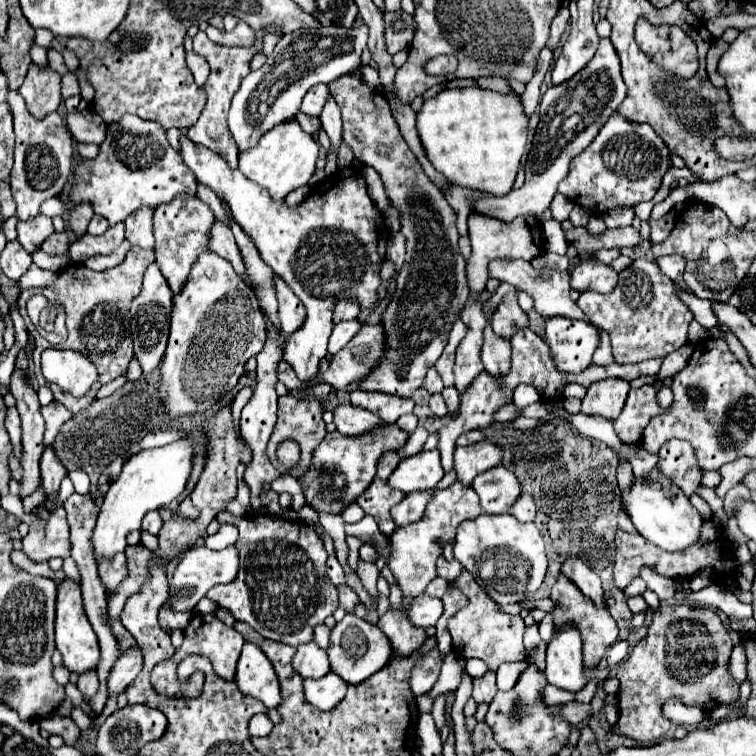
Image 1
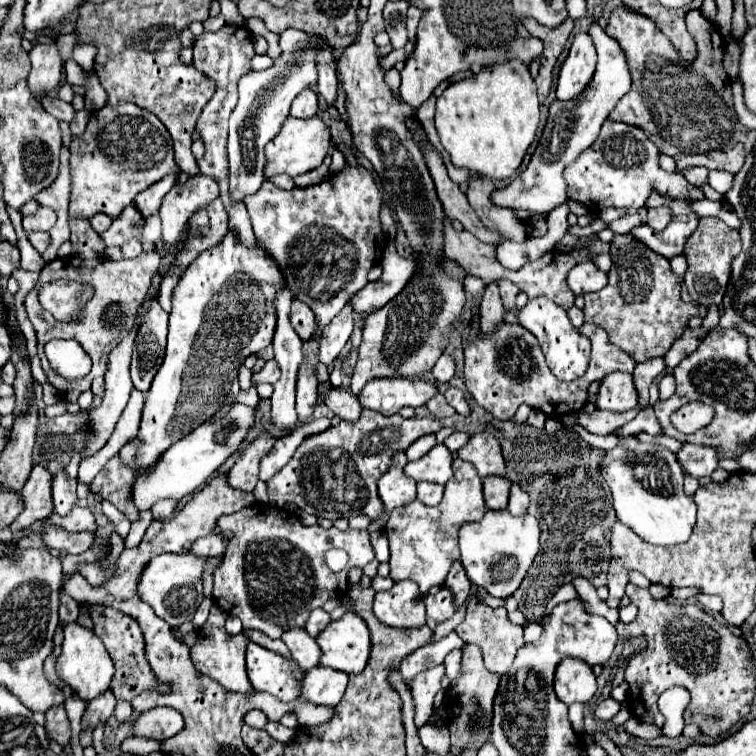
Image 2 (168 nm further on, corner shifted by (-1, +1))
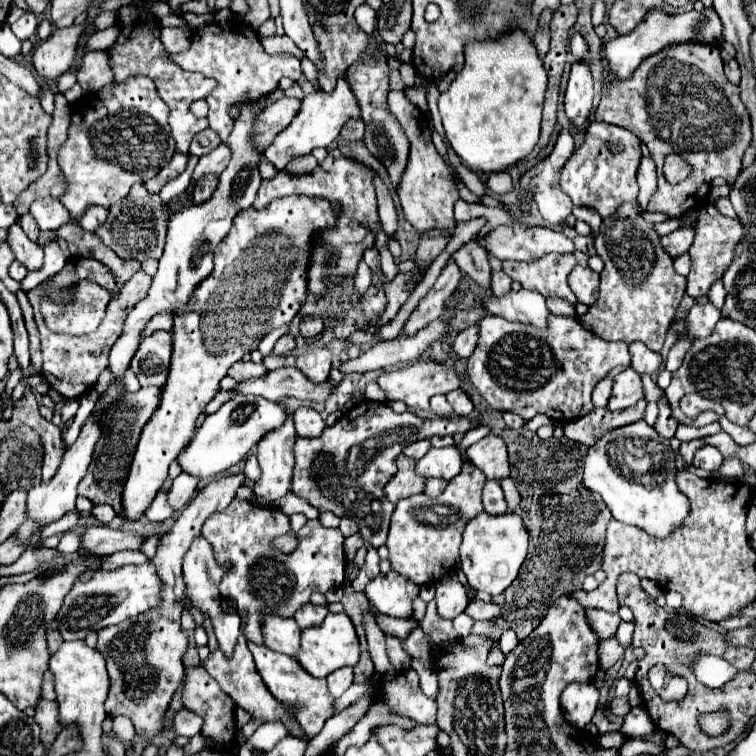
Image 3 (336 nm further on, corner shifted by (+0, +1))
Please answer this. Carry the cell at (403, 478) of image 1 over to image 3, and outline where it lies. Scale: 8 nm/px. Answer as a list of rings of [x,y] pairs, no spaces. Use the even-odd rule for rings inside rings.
[[[456,446],[450,448],[438,448],[430,450],[424,458],[416,462],[416,472],[424,478],[442,478],[452,480],[452,476],[460,474],[464,460]]]

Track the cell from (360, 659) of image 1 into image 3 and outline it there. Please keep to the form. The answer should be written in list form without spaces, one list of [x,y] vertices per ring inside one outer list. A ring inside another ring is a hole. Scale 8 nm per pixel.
[[[342,612],[342,614],[332,614],[324,618],[322,624],[304,628],[302,630],[302,642],[300,642],[300,652],[296,654],[298,664],[310,672],[314,678],[326,678],[330,672],[342,668],[342,666],[354,666],[360,656],[360,644],[358,636],[354,632],[352,620]]]

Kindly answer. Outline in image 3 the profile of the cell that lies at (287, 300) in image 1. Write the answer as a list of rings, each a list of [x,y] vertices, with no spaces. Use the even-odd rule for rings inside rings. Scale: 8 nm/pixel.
[[[304,316],[300,322],[300,334],[304,338],[314,338],[322,334],[322,330],[324,330],[324,322],[320,316]]]

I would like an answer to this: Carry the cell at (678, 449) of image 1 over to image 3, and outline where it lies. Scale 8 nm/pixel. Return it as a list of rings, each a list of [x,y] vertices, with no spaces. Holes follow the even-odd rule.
[[[704,446],[704,448],[700,448],[700,450],[696,452],[696,456],[694,456],[694,466],[696,466],[696,468],[702,468],[702,470],[706,470],[706,472],[716,472],[716,470],[722,466],[722,460],[724,460],[724,456],[720,454],[718,448],[714,448],[714,446]]]

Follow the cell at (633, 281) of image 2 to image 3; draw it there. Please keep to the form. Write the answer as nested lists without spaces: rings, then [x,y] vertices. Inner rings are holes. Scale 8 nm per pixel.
[[[628,202],[602,220],[600,234],[594,238],[596,254],[604,260],[600,298],[582,316],[582,324],[604,340],[622,340],[626,344],[640,340],[650,350],[660,352],[684,296],[686,278],[674,272],[672,258],[662,248],[654,224],[646,222],[642,212],[638,202]]]

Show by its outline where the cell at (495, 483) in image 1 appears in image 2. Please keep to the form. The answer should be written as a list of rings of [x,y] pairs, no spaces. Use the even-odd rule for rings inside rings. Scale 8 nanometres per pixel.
[[[489,476],[483,480],[483,492],[485,492],[485,504],[489,510],[505,510],[507,498],[509,498],[511,480],[505,476]]]

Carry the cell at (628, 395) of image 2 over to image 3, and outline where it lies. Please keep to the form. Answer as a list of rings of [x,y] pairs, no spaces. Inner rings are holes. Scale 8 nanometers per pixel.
[[[628,368],[628,370],[624,370],[622,374],[618,374],[614,378],[614,388],[612,388],[612,396],[610,396],[608,408],[612,412],[624,410],[624,408],[634,406],[642,398],[644,398],[644,390],[642,390],[640,374],[634,372],[632,368]]]

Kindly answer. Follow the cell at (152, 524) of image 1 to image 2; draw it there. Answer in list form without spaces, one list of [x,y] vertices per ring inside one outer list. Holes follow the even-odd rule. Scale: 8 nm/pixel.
[[[159,500],[159,502],[151,508],[153,520],[167,520],[167,518],[171,518],[171,514],[175,512],[175,508],[177,508],[177,502],[175,502],[175,500]]]

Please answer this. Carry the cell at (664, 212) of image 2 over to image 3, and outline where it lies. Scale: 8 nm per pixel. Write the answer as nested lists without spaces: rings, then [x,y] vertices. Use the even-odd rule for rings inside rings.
[[[678,44],[672,48],[664,48],[662,52],[646,58],[628,80],[608,80],[602,86],[602,100],[594,112],[594,120],[626,128],[648,146],[658,170],[658,190],[650,198],[646,210],[664,212],[668,218],[678,218],[688,210],[700,208],[706,202],[710,182],[716,176],[726,178],[726,182],[734,182],[740,172],[742,156],[752,140],[750,116],[740,100],[740,88],[726,78],[718,46],[708,44]],[[668,154],[680,154],[692,166],[692,174],[676,186],[668,184],[662,174],[662,164]]]

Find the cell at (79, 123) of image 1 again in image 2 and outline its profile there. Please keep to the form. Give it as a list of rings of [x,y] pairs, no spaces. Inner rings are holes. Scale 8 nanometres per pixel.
[[[43,96],[41,106],[43,106],[49,114],[53,114],[57,120],[71,122],[71,120],[75,118],[75,108],[73,108],[69,102],[59,100],[57,96]]]

